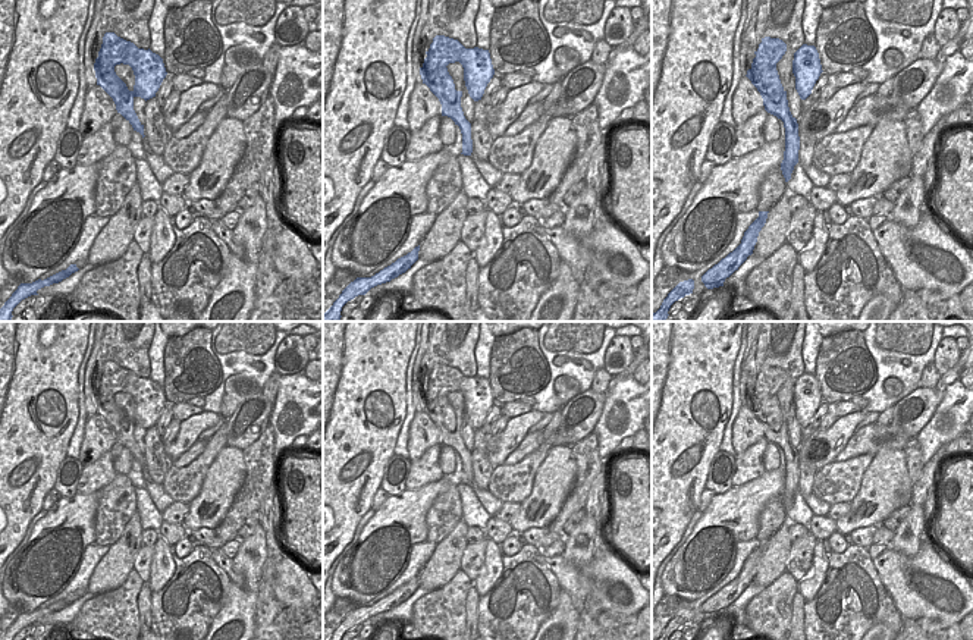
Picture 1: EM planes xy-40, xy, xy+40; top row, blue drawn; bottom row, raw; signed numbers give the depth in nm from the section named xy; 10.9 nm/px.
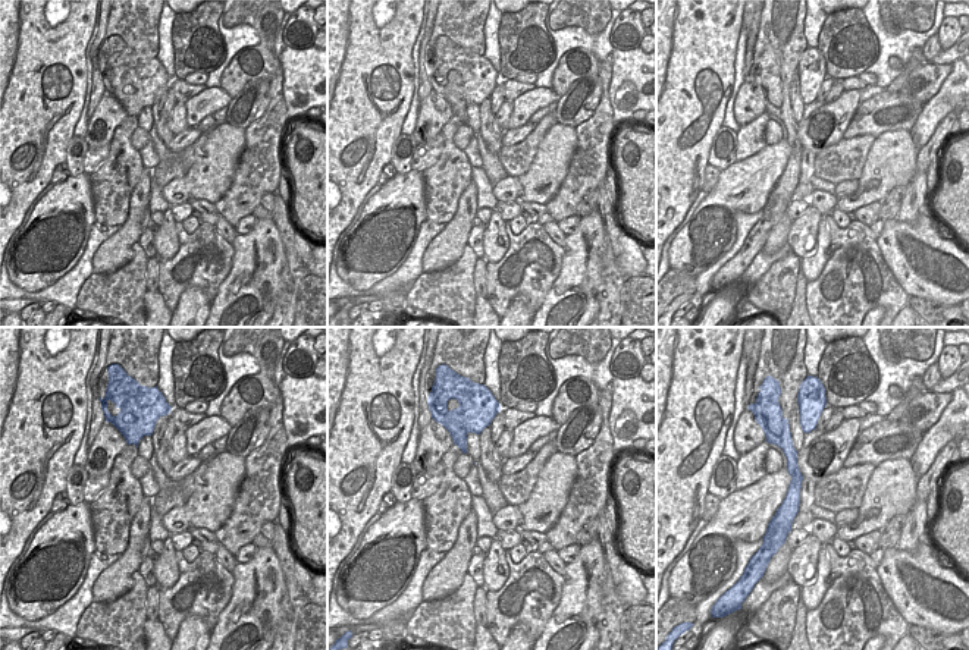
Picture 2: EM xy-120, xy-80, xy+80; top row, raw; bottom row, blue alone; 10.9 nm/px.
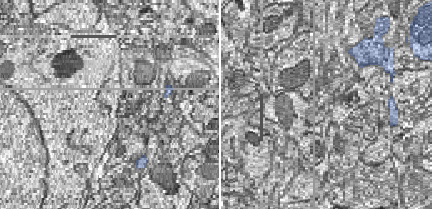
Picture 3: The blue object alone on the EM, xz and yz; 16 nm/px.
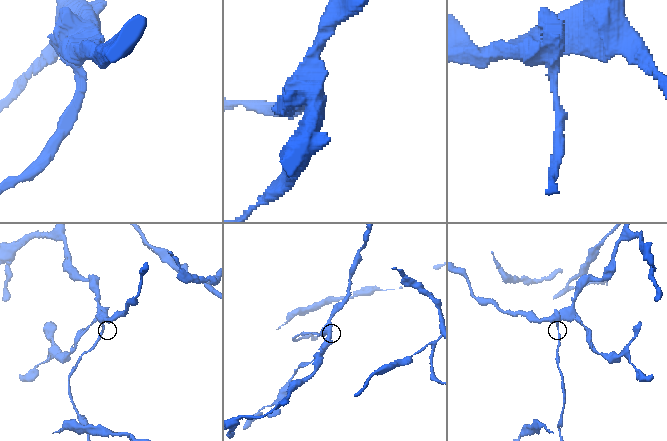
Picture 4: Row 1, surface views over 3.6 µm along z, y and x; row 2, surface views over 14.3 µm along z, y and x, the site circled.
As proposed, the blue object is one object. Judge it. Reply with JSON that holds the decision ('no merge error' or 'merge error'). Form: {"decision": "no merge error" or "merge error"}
{"decision": "merge error"}

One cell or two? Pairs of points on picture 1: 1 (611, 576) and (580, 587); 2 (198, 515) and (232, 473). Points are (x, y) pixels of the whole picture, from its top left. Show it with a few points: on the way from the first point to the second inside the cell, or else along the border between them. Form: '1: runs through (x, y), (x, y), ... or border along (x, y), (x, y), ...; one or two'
1: runs through (603, 579), (587, 583); one
2: runs through (200, 505), (222, 483); one

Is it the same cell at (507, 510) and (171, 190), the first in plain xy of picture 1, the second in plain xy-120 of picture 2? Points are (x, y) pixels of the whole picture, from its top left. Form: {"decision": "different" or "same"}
{"decision": "same"}

